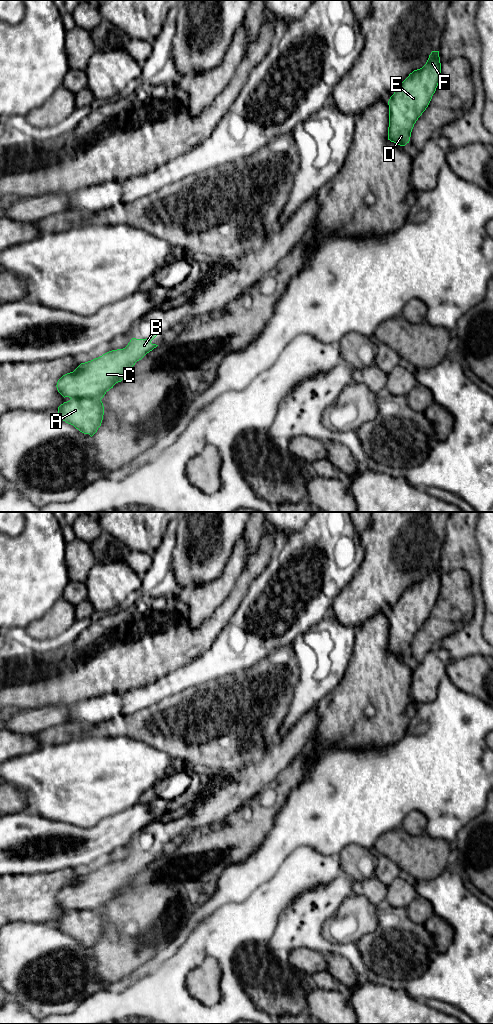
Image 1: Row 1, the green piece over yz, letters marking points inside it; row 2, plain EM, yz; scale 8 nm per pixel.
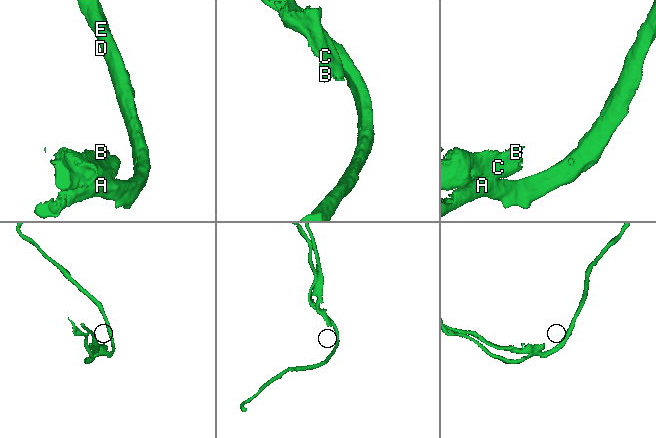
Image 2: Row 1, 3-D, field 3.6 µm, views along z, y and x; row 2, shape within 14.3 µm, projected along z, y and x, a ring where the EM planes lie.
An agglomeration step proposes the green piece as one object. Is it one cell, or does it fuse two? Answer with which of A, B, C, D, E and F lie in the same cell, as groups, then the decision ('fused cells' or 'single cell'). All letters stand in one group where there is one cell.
A D E F / B C; fused cells

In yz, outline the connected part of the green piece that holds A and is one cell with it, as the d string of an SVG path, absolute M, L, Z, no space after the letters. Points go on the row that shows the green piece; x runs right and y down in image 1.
M71 398L58 407L58 416L91 437L101 426L104 406L100 399Z

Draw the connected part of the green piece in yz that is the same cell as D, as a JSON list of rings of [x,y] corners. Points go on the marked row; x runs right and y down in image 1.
[[[432,51],[426,64],[401,83],[388,101],[388,140],[400,146],[409,143],[414,124],[428,107],[440,75],[439,51]]]

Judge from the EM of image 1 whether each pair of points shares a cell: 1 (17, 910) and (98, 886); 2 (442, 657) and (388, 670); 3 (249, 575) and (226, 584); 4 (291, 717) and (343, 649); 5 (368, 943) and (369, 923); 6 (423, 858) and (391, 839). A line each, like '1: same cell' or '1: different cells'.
1: different cells
2: different cells
3: different cells
4: same cell
5: different cells
6: same cell

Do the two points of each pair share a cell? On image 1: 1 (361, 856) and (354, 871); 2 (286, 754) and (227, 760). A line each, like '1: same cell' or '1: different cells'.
1: same cell
2: different cells

